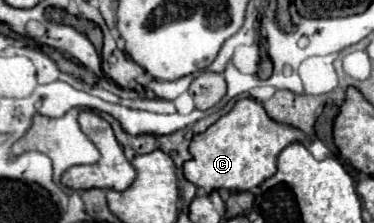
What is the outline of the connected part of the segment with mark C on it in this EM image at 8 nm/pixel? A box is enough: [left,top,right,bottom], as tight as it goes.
[184,99,312,193]

